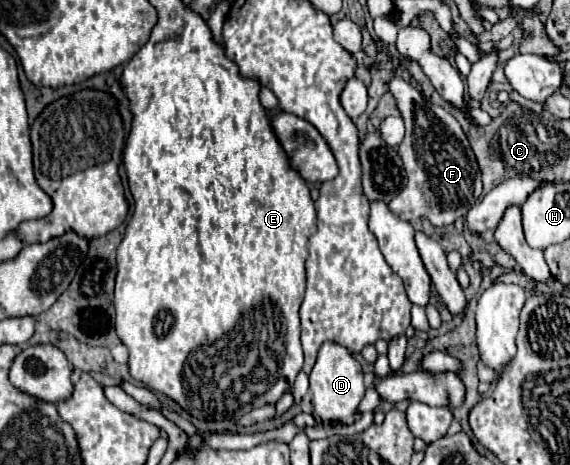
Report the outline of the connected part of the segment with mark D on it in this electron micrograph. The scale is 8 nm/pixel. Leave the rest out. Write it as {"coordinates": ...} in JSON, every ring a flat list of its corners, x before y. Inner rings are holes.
{"coordinates":[[327,340,317,356,317,362,309,374,309,392,311,392,311,402,315,406,315,414,319,414,319,418,323,422,331,422,331,420,339,420,343,424,353,424,355,420,359,420,359,414,355,412,359,402,365,396,365,384,363,384,363,370,361,364,353,358,353,354,337,344,335,340]]}

